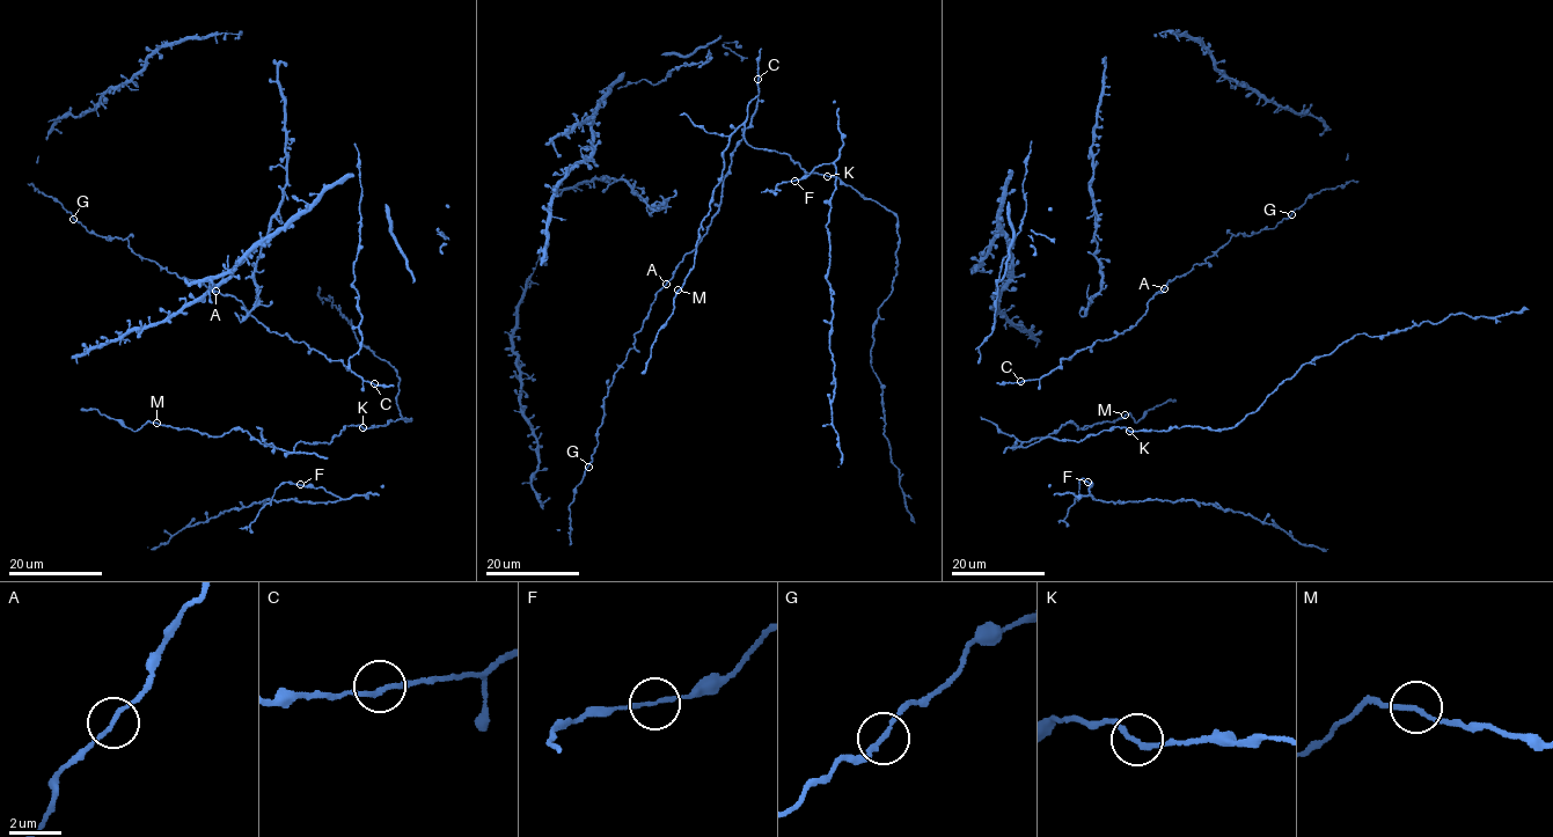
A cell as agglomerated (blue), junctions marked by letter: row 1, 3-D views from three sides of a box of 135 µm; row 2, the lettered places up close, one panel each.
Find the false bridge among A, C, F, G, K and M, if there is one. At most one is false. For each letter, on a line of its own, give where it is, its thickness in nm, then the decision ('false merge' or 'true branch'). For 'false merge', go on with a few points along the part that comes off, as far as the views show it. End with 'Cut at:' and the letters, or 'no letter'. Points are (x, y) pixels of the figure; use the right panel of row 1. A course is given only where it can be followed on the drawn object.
A: at (1164, 288); 170 nm thick; true branch
C: at (1020, 381); 170 nm thick; true branch
F: at (1088, 482); 160 nm thick; true branch
G: at (1291, 214); 170 nm thick; true branch
K: at (1129, 431); 170 nm thick; true branch
M: at (1125, 415); 180 nm thick; true branch
Cut at: no letter

